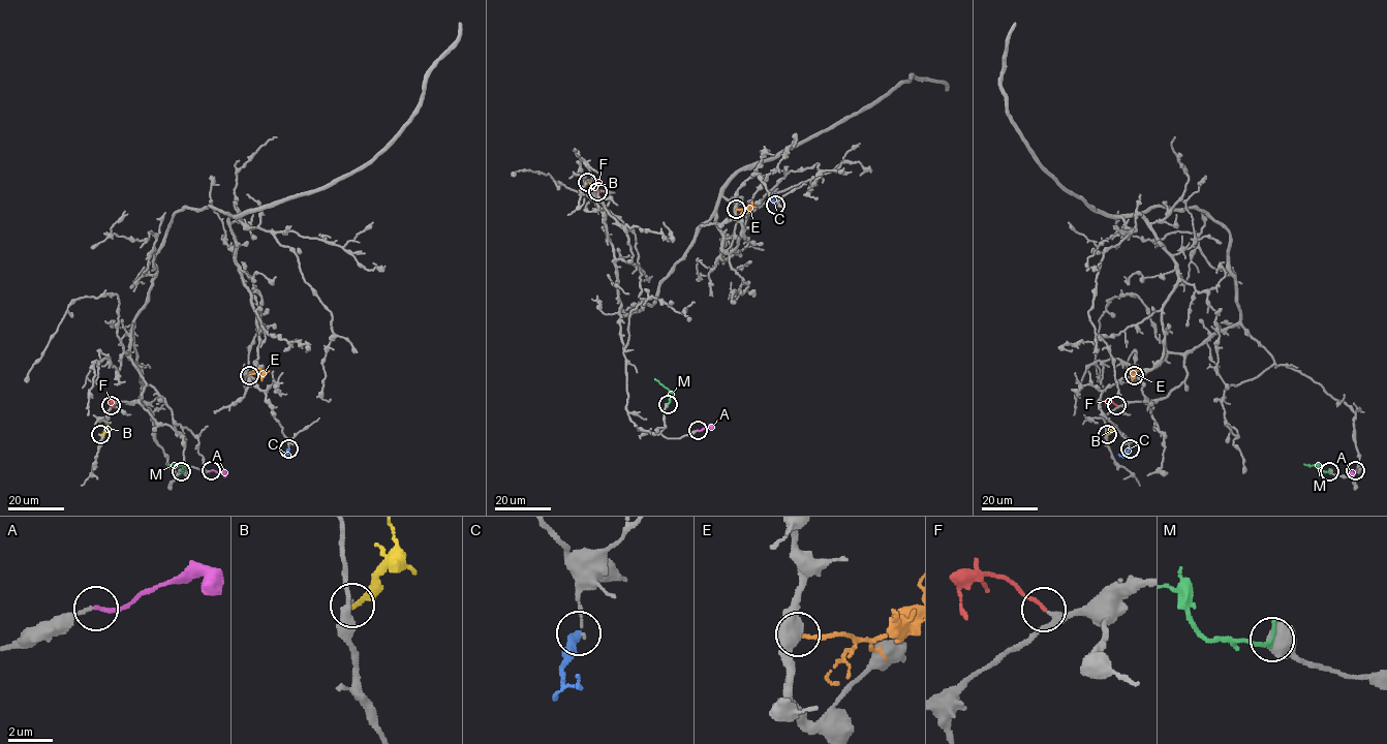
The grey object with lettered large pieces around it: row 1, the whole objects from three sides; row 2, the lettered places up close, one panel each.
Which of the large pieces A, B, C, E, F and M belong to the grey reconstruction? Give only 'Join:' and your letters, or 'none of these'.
Join: A, F

